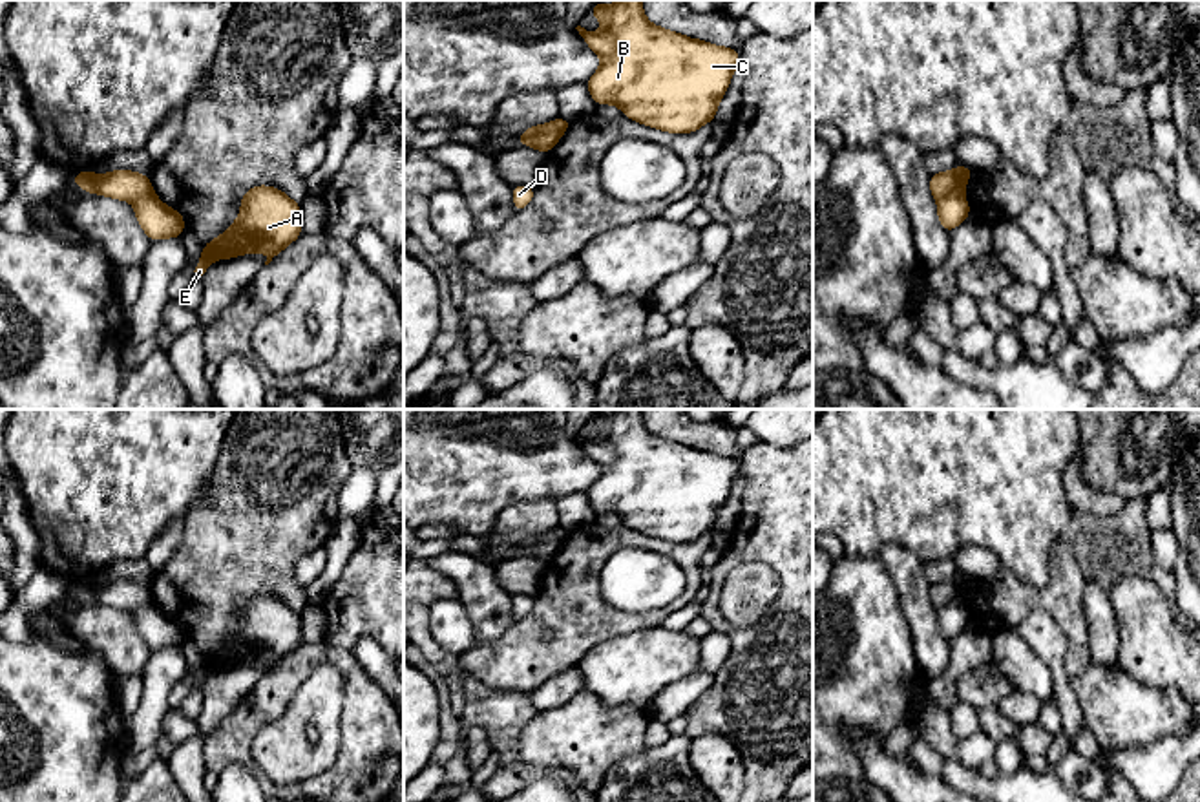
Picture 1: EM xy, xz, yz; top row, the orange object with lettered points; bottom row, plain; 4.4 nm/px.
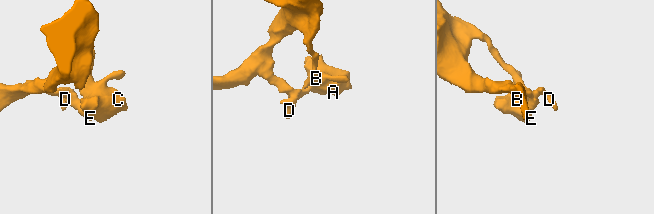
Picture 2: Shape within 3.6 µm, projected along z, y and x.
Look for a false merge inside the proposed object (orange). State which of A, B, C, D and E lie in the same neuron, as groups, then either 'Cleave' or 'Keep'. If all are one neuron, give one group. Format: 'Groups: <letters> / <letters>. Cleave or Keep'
Groups: A B C E / D. Cleave

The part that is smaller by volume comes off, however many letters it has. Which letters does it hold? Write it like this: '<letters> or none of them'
A, B, C, E

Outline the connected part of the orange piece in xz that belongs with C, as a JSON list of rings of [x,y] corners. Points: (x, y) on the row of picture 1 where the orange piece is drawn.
[[[619,0],[610,5],[595,2],[590,13],[605,31],[586,31],[581,26],[575,29],[601,57],[599,69],[586,82],[597,106],[616,104],[625,117],[668,133],[692,133],[716,119],[720,99],[740,64],[740,51],[650,24],[641,0]]]

